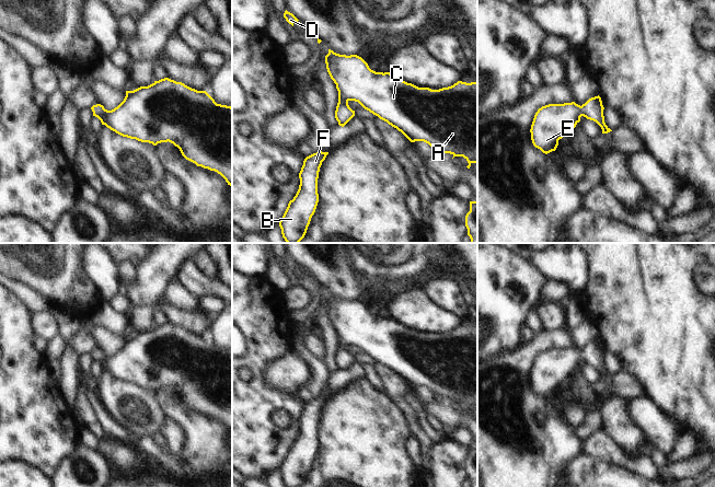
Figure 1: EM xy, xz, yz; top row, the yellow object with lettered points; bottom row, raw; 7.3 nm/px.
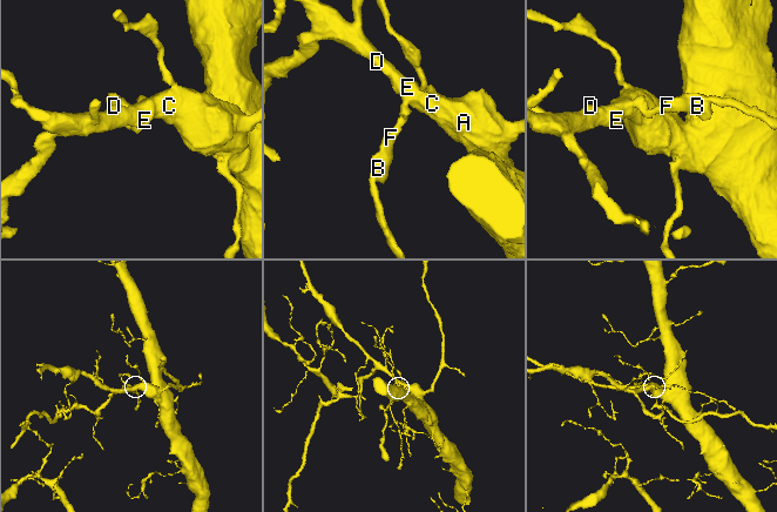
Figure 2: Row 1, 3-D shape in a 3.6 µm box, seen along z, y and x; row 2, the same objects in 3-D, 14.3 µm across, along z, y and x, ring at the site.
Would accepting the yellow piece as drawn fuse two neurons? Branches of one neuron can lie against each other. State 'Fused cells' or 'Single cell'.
Single cell

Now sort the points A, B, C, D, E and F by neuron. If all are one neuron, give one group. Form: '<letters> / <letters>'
A B C D E F

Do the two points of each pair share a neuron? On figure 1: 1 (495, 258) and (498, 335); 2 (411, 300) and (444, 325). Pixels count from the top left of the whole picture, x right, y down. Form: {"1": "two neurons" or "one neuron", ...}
{"1": "one neuron", "2": "one neuron"}

